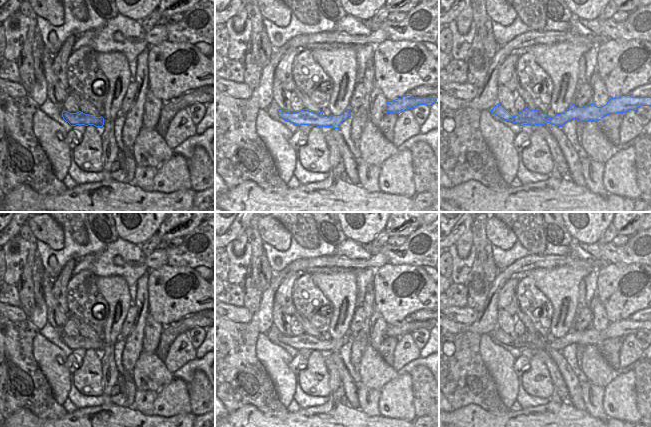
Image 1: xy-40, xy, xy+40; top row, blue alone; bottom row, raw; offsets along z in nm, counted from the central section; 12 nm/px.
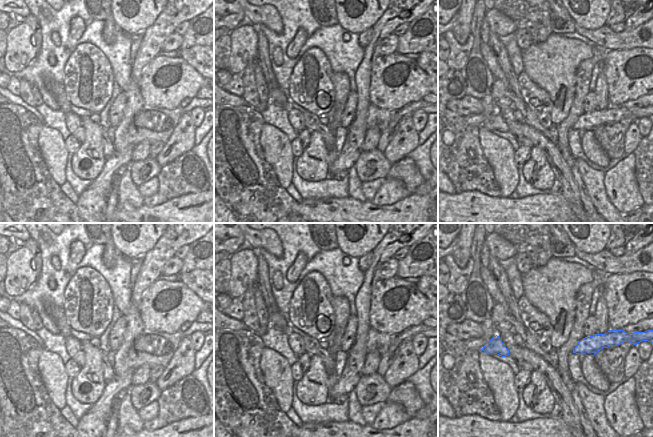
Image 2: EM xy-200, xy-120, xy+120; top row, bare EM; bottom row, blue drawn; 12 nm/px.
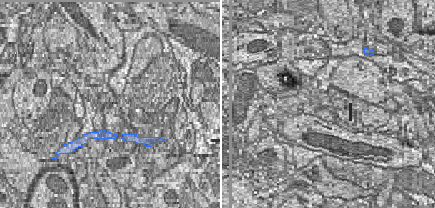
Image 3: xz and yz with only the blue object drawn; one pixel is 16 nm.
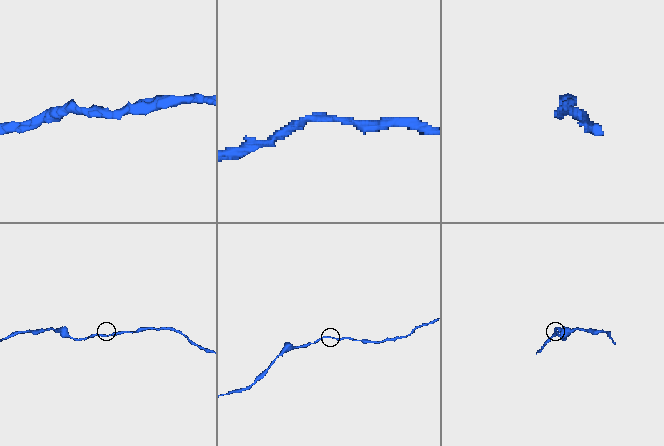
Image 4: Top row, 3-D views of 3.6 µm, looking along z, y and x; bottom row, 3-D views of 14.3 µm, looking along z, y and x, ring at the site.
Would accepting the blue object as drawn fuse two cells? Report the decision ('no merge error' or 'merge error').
no merge error

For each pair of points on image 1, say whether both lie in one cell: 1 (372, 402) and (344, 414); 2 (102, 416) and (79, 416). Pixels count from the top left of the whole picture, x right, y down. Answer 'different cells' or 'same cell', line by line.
1: different cells
2: same cell

